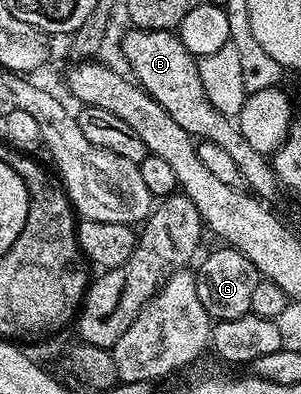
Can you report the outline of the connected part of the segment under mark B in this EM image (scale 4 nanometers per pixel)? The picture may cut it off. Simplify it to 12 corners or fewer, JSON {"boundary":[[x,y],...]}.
{"boundary":[[132,27],[121,51],[139,86],[194,138],[224,148],[266,203],[272,162],[214,109],[172,31]]}

